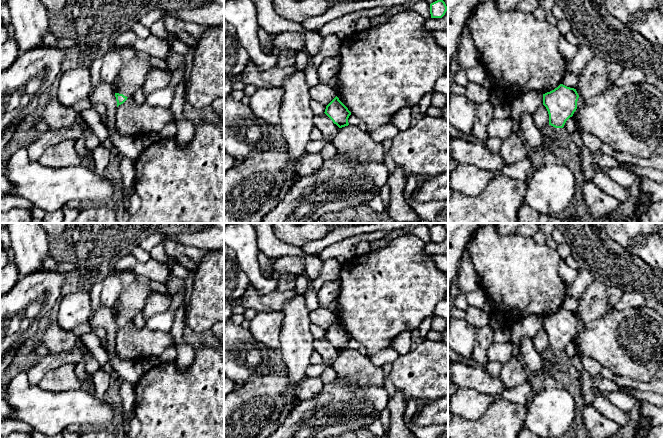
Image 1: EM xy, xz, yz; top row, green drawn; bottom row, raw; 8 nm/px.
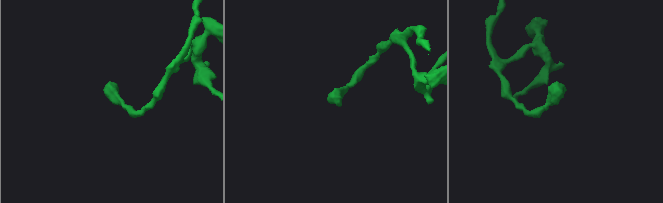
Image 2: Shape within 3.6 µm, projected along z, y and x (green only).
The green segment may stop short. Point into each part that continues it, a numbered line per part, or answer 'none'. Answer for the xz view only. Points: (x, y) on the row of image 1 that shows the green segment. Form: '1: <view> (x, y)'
1: xz (357, 145)

